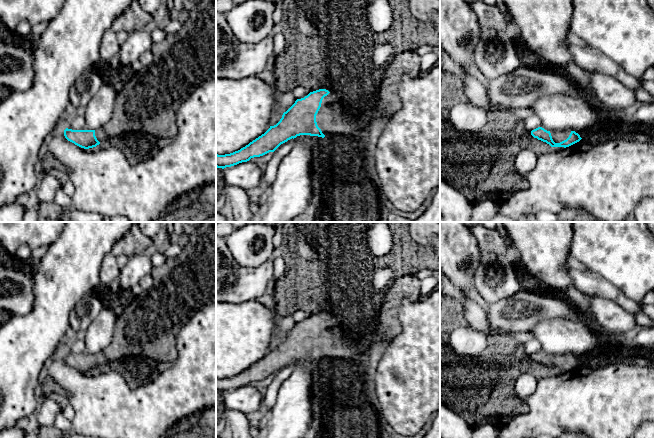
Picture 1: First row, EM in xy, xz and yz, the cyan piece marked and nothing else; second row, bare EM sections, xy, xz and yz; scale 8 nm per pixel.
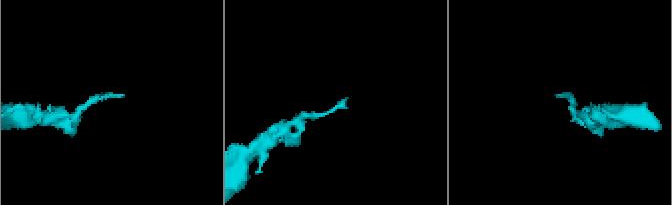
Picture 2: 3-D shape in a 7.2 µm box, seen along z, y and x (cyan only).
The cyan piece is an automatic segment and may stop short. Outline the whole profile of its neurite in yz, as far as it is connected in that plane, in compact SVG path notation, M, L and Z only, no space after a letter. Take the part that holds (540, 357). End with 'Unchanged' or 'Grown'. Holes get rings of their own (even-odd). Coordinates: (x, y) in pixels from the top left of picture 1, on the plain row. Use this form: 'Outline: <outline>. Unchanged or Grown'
Outline: M538 351L531 355L531 359L538 364L546 366L551 371L566 372L582 363L578 357L570 353L546 354L543 351Z. Grown

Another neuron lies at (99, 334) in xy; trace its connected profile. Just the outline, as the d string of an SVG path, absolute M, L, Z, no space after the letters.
M105 304L99 315L80 336L86 344L86 354L97 354L112 342L117 323L117 308Z

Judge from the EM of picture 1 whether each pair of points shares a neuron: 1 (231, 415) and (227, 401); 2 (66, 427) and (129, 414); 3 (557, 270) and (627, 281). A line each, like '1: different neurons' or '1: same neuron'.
1: different neurons
2: different neurons
3: different neurons

